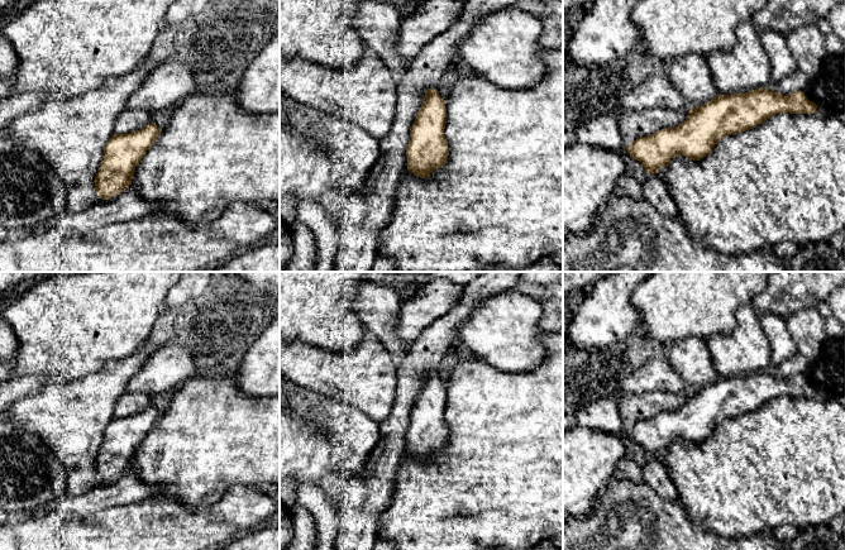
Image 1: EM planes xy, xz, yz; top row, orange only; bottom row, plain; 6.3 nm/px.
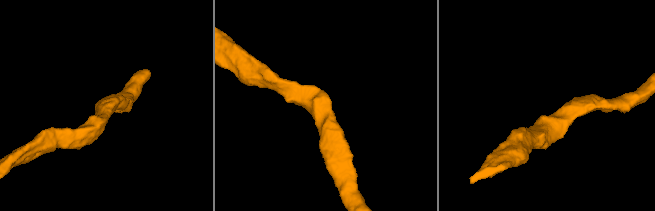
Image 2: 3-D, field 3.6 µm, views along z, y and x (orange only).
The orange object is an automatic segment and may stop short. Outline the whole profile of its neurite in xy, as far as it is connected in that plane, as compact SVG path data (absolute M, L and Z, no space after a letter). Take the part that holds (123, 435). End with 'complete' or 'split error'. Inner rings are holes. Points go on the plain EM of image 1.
M151 406L139 413L114 417L109 422L95 459L95 473L101 483L110 483L132 468L135 450L159 416L159 411Z; complete

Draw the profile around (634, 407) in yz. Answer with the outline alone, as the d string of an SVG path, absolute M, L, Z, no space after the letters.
M691 391L672 394L669 392L648 392L641 394L619 394L616 400L620 406L625 427L630 427L640 420L648 420L665 411L682 407L689 397Z

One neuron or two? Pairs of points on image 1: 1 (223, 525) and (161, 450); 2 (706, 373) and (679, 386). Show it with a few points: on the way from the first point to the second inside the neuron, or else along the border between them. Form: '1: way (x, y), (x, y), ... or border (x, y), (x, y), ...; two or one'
1: border (230, 488), (200, 510), (178, 502); two
2: border (669, 358), (669, 364), (690, 390); two

